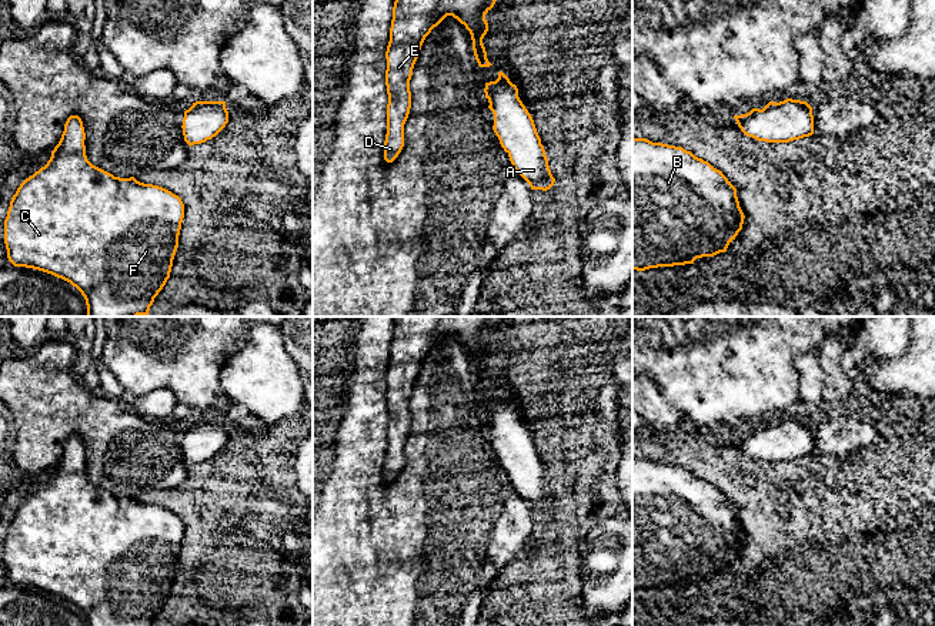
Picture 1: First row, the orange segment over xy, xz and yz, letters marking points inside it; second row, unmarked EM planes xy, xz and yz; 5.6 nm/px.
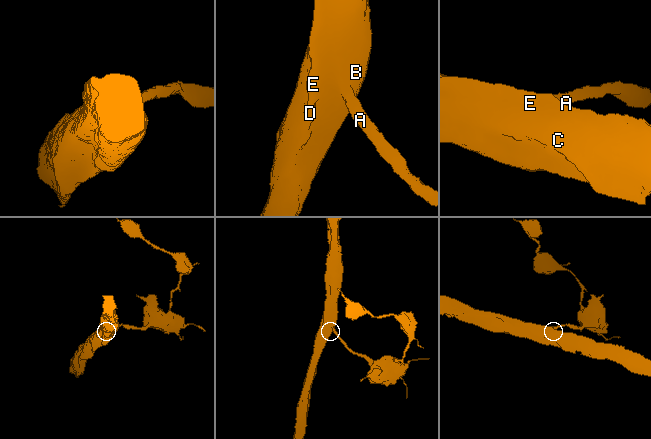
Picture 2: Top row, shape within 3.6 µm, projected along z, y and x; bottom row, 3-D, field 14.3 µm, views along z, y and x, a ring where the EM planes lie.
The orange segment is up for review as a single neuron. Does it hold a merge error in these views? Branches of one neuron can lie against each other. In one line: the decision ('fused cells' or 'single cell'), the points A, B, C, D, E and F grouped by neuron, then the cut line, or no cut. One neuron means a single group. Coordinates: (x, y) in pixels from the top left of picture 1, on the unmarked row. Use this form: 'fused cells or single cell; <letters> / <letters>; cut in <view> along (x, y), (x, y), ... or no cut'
single cell; A B C D E F; no cut

